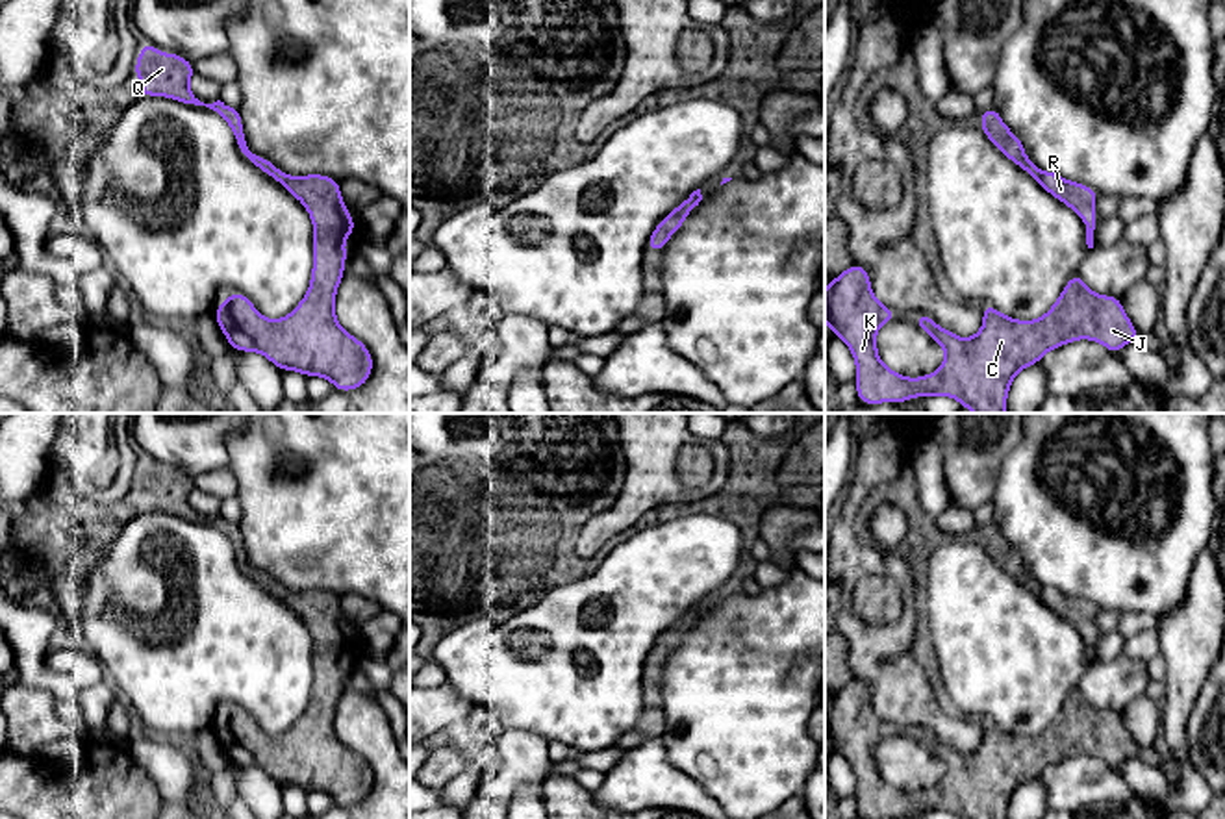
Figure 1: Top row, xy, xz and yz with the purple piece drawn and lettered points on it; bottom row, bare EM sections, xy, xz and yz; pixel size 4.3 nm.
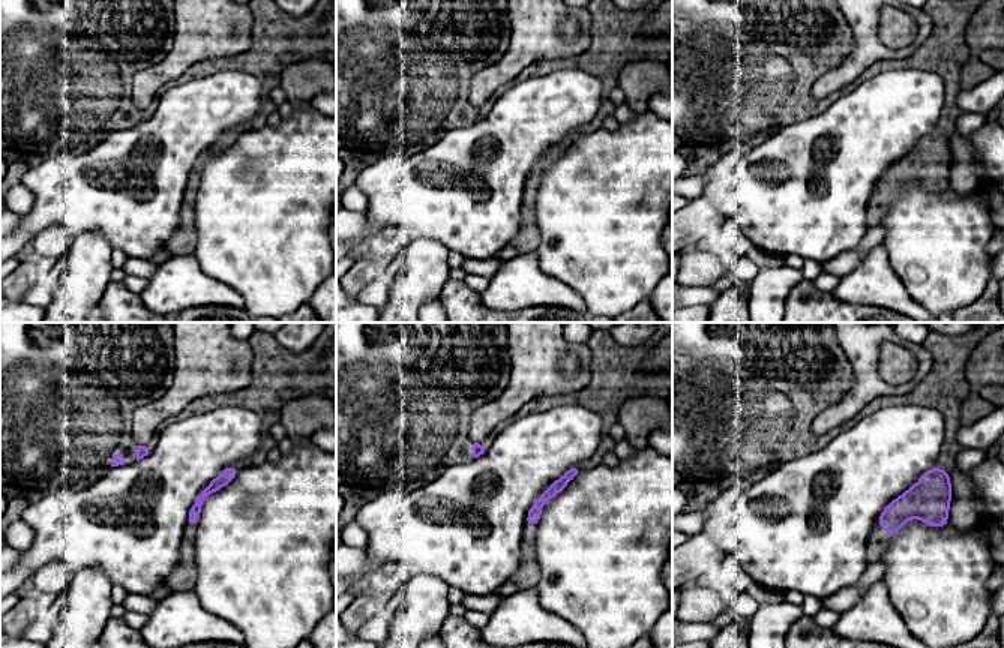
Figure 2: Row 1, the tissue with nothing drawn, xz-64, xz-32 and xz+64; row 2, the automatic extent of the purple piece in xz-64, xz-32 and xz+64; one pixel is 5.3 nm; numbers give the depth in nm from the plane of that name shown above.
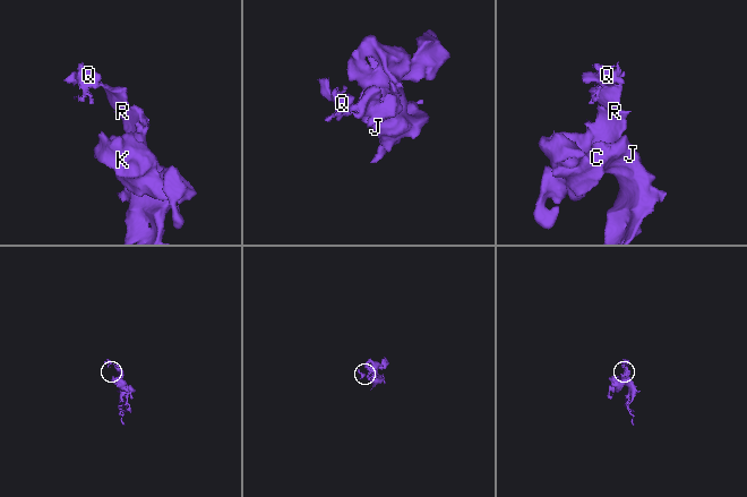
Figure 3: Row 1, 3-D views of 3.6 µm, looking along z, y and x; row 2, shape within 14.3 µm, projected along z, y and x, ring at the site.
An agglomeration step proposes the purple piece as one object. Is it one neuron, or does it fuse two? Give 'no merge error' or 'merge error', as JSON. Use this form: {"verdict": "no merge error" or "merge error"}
{"verdict": "no merge error"}

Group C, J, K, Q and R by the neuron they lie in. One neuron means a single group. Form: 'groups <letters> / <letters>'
groups C J K Q R

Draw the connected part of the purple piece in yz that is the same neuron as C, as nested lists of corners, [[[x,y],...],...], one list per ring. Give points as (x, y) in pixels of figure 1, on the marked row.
[[[852,263],[825,289],[825,321],[856,361],[854,384],[862,404],[903,404],[912,397],[945,395],[975,413],[1006,413],[1014,376],[1042,361],[1045,352],[1092,339],[1119,356],[1123,345],[1138,341],[1121,298],[1092,293],[1079,272],[1036,321],[1006,317],[990,304],[980,308],[982,328],[967,339],[917,313],[917,326],[943,346],[945,359],[934,374],[906,378],[878,358],[877,330],[897,313],[873,296],[867,271]]]

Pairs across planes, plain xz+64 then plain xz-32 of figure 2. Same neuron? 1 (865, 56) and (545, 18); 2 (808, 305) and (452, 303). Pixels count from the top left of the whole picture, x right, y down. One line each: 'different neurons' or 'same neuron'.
1: same neuron
2: same neuron

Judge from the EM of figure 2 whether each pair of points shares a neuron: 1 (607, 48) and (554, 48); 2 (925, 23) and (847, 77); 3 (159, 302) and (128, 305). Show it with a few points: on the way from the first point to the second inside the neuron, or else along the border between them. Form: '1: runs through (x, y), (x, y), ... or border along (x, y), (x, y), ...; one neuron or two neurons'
1: border along (592, 15), (592, 44), (577, 54), (554, 60); two neurons
2: runs through (914, 45), (904, 53), (868, 54); one neuron
3: border along (138, 294), (146, 306); two neurons

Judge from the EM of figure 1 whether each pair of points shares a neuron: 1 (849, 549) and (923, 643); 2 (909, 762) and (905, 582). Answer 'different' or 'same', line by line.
1: different
2: same

